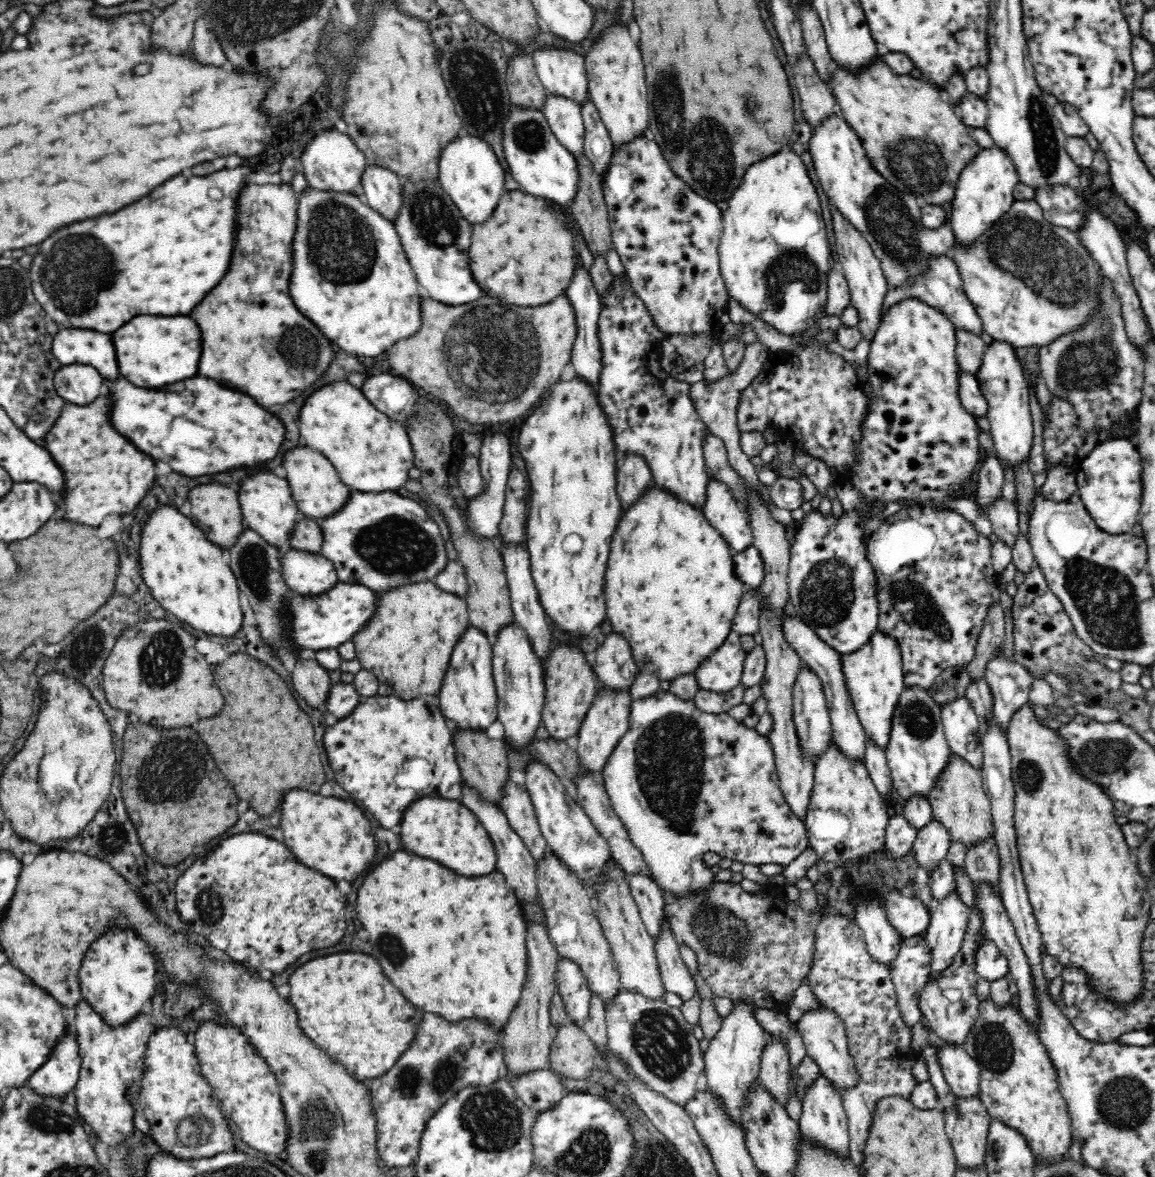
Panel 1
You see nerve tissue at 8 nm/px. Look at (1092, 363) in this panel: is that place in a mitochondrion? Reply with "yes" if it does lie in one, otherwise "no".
yes

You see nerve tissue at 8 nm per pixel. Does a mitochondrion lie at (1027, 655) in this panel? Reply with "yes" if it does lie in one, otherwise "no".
no

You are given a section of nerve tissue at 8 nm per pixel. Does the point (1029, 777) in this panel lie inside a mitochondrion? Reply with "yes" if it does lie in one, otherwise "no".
yes

